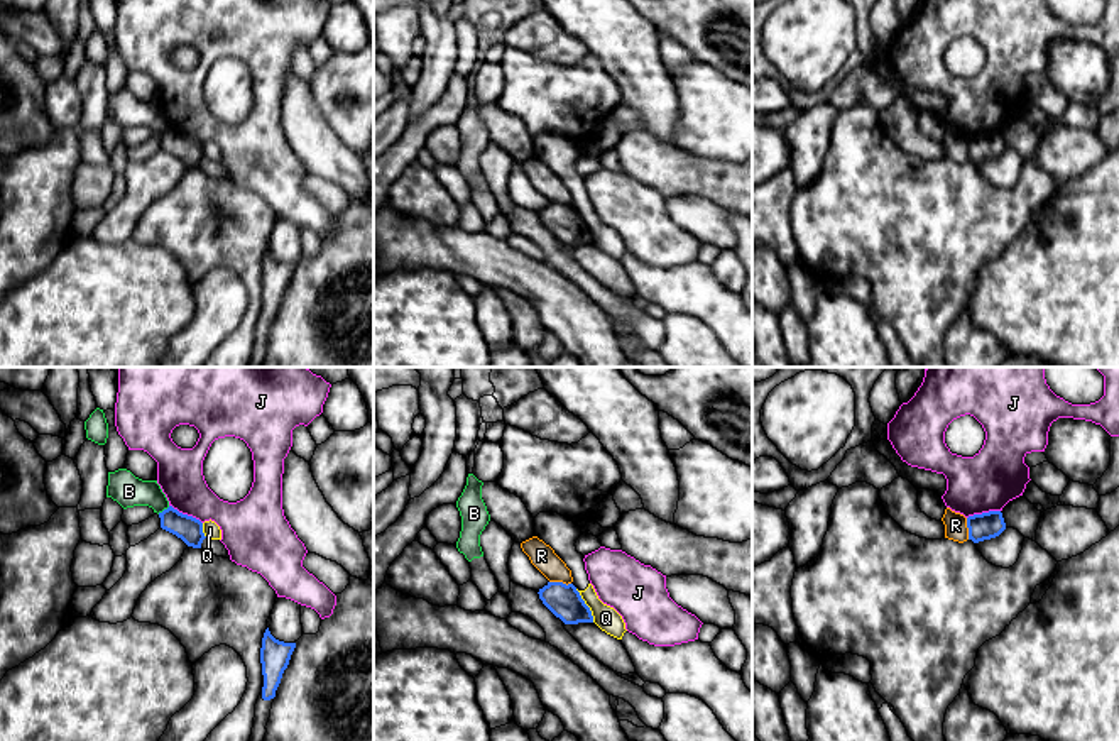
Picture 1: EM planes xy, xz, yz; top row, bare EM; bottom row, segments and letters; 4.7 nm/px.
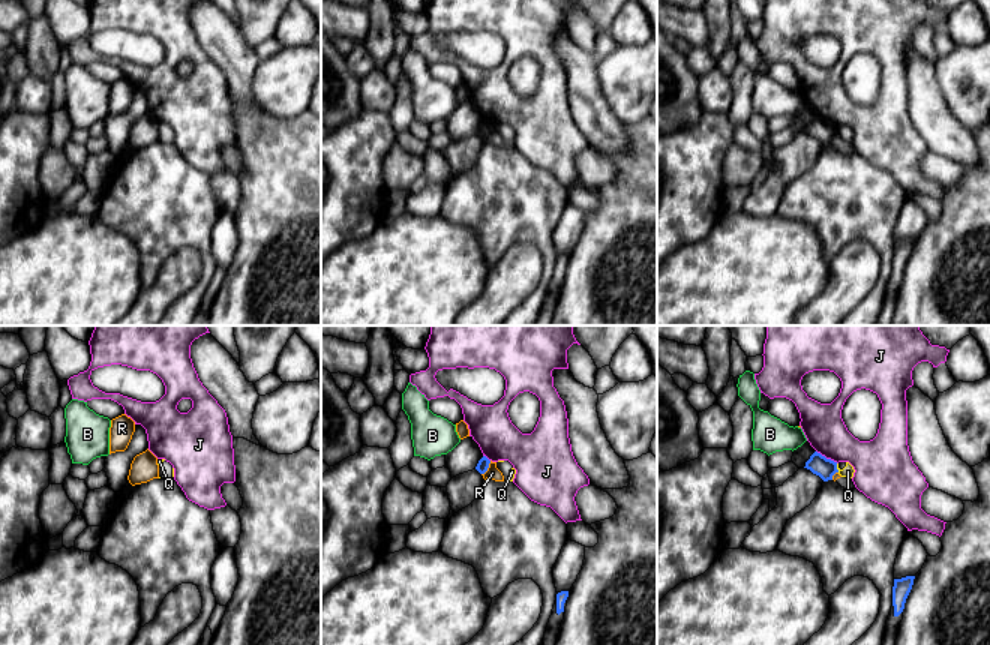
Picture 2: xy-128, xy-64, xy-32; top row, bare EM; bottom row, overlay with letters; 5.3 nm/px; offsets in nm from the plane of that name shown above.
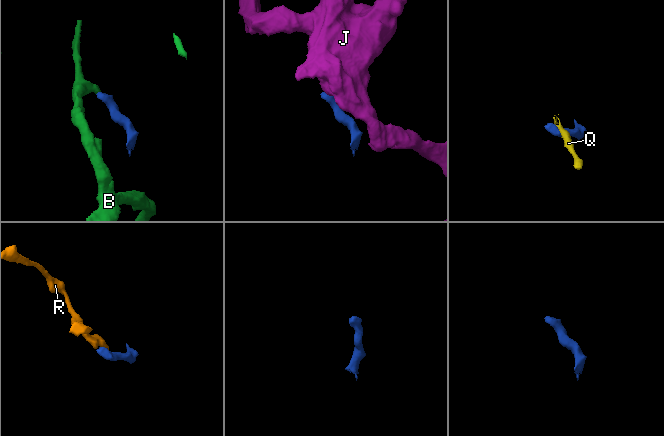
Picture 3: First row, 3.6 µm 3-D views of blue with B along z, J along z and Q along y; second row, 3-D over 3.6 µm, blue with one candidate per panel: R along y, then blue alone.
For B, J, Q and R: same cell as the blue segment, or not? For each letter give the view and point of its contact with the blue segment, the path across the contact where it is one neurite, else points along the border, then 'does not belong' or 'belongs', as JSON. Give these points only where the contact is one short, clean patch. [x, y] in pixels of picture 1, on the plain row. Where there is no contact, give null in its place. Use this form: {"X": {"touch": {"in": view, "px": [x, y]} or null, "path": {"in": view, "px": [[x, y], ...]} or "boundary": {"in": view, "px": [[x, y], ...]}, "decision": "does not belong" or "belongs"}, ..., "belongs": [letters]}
{"B": {"touch": {"in": "xy", "px": [164, 131]}, "boundary": {"in": "xy", "px": [[169, 127], [158, 134]]}, "decision": "does not belong"}, "J": {"touch": {"in": "xy", "px": [186, 136]}, "boundary": {"in": "xy", "px": [[169, 126], [201, 144]]}, "decision": "does not belong"}, "Q": {"touch": {"in": "xz", "px": [587, 227]}, "boundary": {"in": "xz", "px": [[575, 210], [594, 242]]}, "decision": "does not belong"}, "R": {"touch": {"in": "xz", "px": [560, 203]}, "boundary": {"in": "xz", "px": [[550, 202], [570, 205]]}, "decision": "does not belong"}, "belongs": []}

